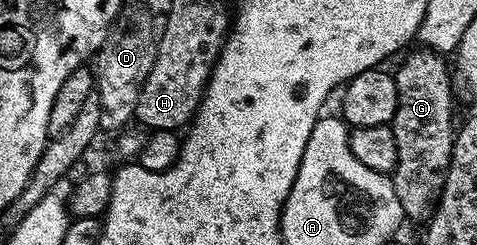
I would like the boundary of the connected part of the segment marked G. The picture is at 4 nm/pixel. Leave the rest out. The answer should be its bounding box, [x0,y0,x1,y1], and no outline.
[390,50,458,221]

